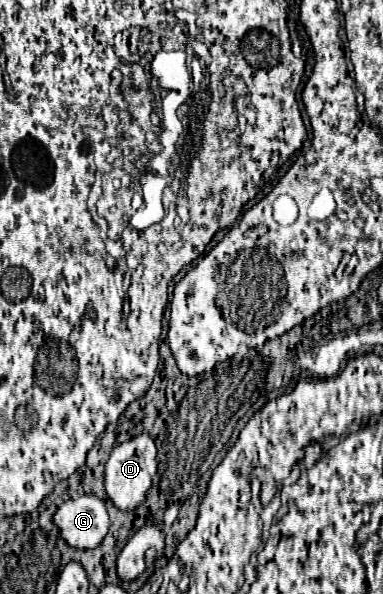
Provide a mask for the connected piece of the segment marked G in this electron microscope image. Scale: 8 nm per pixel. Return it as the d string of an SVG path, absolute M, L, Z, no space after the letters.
M93 494L61 502L53 514L59 536L73 548L97 548L109 530L109 516L103 500Z

